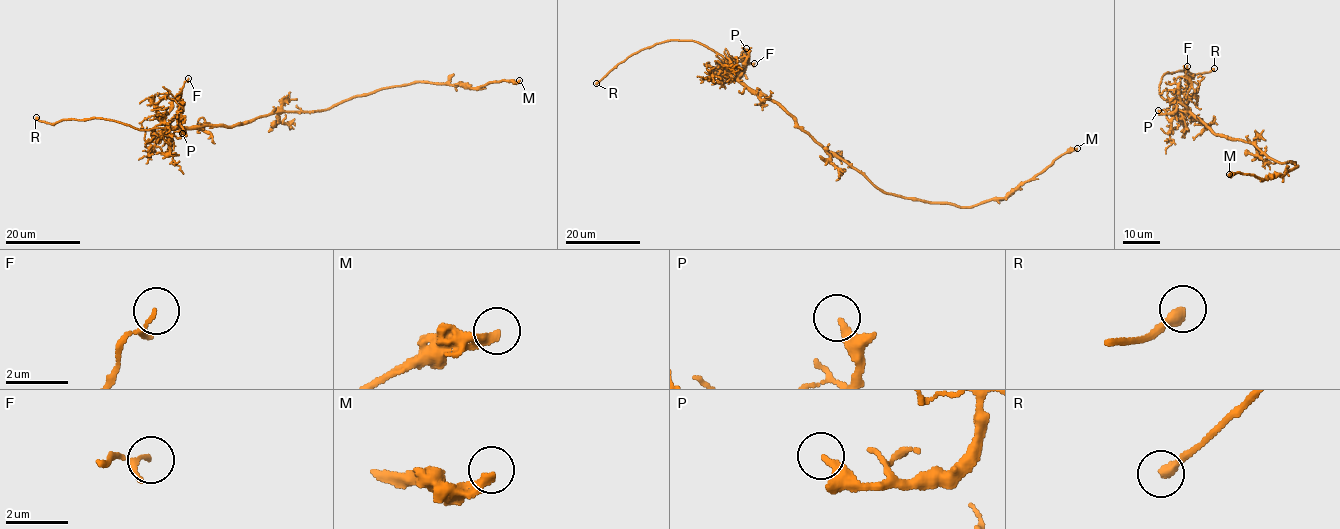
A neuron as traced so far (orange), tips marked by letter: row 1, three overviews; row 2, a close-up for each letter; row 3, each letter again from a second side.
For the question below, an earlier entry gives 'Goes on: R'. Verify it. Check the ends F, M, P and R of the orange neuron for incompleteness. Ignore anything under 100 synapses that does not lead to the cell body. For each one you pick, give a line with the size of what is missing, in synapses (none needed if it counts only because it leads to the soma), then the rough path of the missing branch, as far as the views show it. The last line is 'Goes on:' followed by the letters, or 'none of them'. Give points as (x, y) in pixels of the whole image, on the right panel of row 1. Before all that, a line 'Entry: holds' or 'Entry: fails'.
Entry: holds
R: (1214, 68), (1225, 72), (1235, 57), (1238, 57)
Goes on: R

